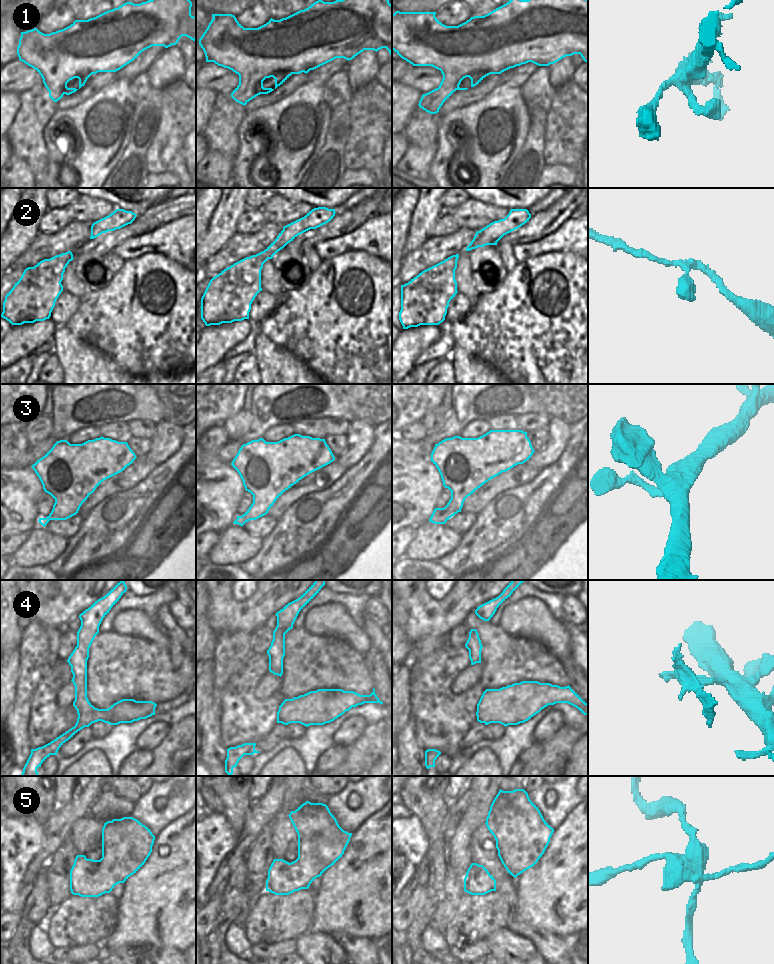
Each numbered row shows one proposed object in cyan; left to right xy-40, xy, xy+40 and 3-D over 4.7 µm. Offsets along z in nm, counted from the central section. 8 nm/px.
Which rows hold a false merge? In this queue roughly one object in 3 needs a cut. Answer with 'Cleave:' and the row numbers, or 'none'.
Cleave: 4, 5

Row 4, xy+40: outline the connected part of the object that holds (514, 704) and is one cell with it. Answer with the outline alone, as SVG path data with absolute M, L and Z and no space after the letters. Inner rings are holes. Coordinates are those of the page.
M522 681L486 691L489 692L489 702L485 725L518 725L556 703L568 703L588 715L588 704L569 685L560 687L538 681Z

